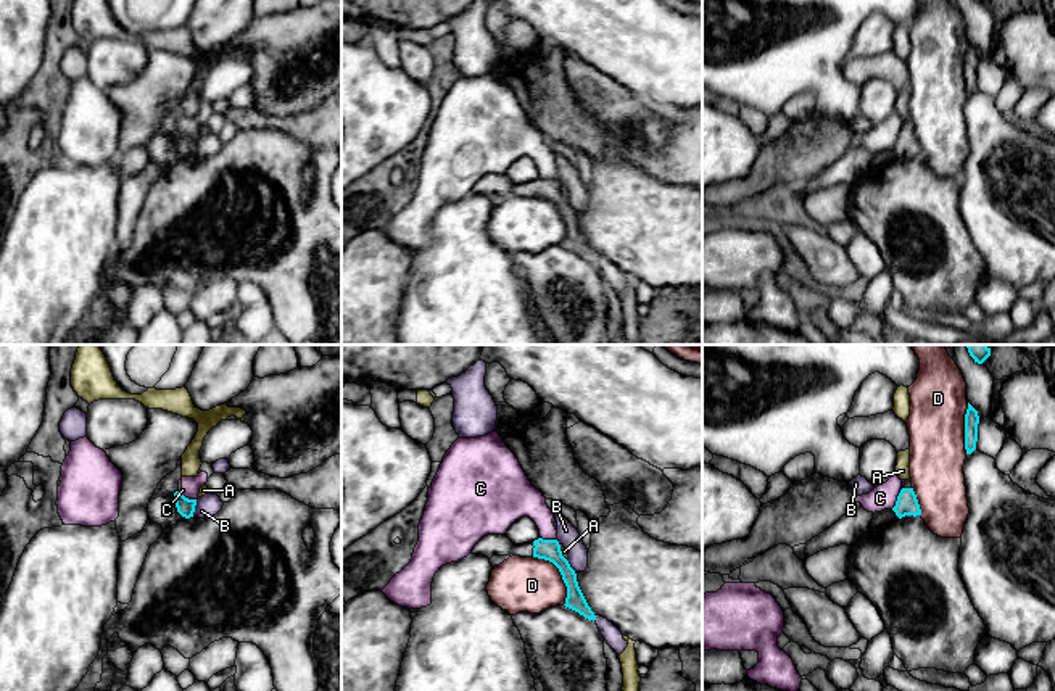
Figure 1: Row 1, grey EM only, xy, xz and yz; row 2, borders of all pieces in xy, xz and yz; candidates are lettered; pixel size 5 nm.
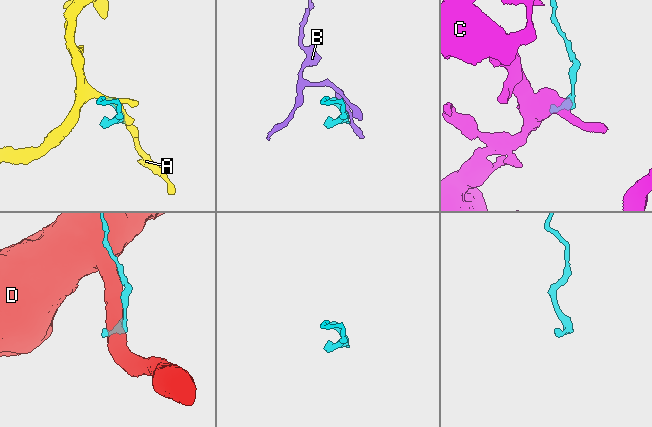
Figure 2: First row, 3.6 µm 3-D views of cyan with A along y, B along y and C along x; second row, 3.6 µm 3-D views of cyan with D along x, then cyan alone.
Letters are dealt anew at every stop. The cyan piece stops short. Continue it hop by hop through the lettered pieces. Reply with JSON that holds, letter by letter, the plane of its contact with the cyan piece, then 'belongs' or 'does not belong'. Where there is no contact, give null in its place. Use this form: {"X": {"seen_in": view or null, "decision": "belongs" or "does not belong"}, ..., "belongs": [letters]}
{"A": {"seen_in": "xz", "decision": "does not belong"}, "B": {"seen_in": "xy", "decision": "does not belong"}, "C": {"seen_in": "yz", "decision": "does not belong"}, "D": {"seen_in": "xz", "decision": "does not belong"}, "belongs": []}

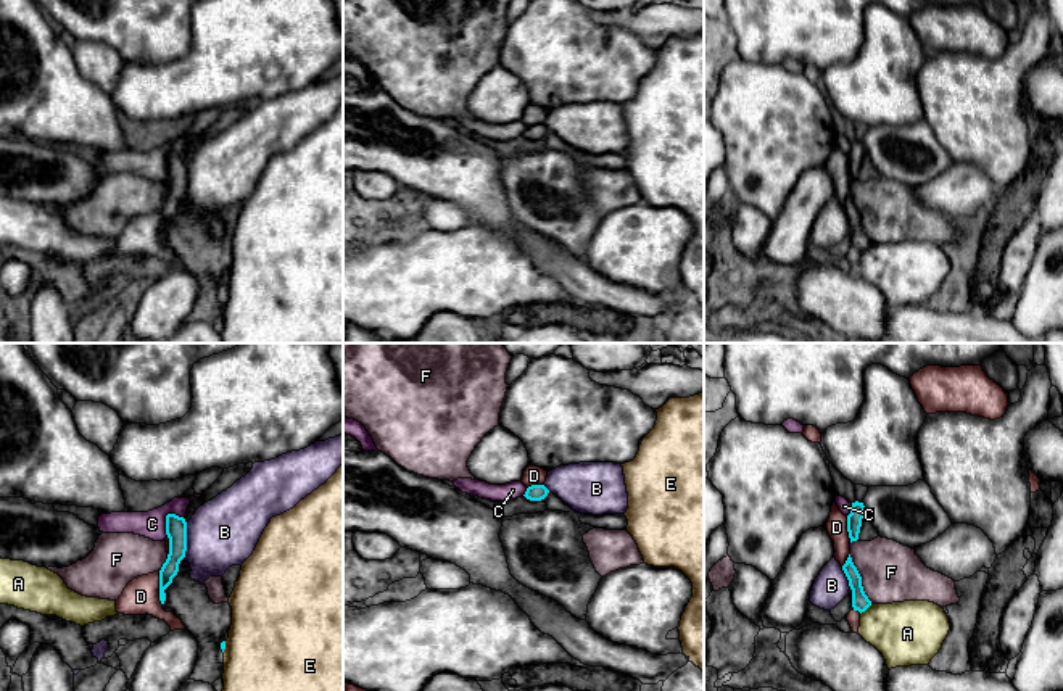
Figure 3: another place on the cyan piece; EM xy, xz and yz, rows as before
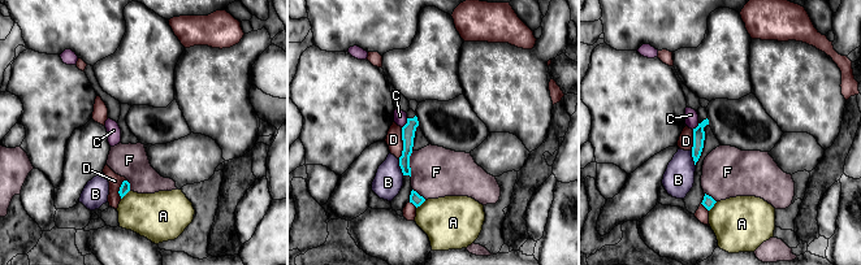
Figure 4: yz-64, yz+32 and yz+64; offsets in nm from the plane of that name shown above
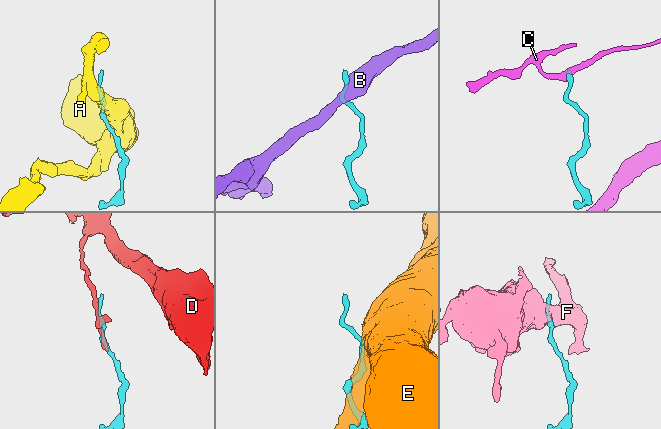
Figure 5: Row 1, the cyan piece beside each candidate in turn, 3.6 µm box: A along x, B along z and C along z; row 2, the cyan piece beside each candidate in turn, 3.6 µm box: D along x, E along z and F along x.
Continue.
{"A": {"seen_in": "yz", "decision": "does not belong"}, "B": {"seen_in": "xy", "decision": "does not belong"}, "C": {"seen_in": "xy", "decision": "does not belong"}, "D": {"seen_in": "xy", "decision": "does not belong"}, "E": {"seen_in": "xy", "decision": "does not belong"}, "F": {"seen_in": "yz", "decision": "does not belong"}, "belongs": []}

